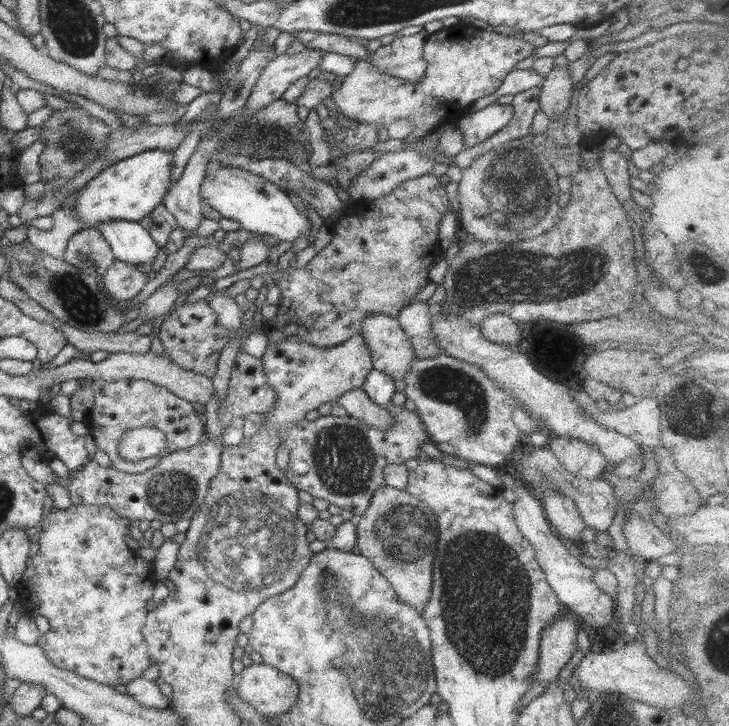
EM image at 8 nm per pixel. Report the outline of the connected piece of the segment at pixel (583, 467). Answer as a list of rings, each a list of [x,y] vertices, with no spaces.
[[[550,436],[547,447],[561,467],[575,477],[587,480],[600,478],[607,466],[597,446],[577,437]]]

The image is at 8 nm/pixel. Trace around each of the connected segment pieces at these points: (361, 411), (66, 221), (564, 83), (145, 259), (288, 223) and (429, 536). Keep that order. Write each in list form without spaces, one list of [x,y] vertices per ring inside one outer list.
[[[361,387],[344,392],[336,398],[335,403],[345,409],[348,417],[365,422],[369,428],[387,430],[389,426],[393,426],[393,417],[385,407],[371,402]]]
[[[67,207],[54,210],[50,218],[53,220],[53,227],[45,232],[27,226],[25,241],[42,254],[62,259],[69,238],[87,227],[79,223]]]
[[[560,54],[553,57],[553,68],[542,77],[540,82],[538,107],[548,119],[561,118],[569,98],[572,86],[568,73],[569,62]]]
[[[108,221],[95,226],[102,236],[116,261],[127,264],[152,263],[158,247],[152,237],[134,221]]]
[[[223,166],[207,169],[199,189],[203,204],[216,210],[222,218],[239,224],[243,231],[268,235],[280,242],[293,242],[299,235],[308,238],[309,222],[289,201],[289,197],[275,184],[259,175],[237,167]]]
[[[383,484],[373,492],[355,525],[360,554],[387,579],[401,602],[423,614],[423,607],[431,595],[432,564],[439,540],[435,514],[416,497]]]

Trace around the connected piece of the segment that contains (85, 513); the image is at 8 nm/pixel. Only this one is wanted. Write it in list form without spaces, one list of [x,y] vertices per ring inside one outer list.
[[[107,505],[51,508],[39,522],[38,550],[27,558],[22,578],[15,586],[25,612],[32,616],[39,614],[49,624],[49,630],[40,635],[36,645],[51,664],[110,688],[126,686],[151,665],[141,626],[147,616],[145,602],[153,594],[155,575],[150,563],[137,557],[123,539],[129,531],[129,522]]]

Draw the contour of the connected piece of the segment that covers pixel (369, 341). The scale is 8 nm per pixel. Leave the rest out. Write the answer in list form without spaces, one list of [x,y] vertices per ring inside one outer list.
[[[385,314],[360,318],[360,334],[370,351],[372,368],[401,380],[414,360],[414,351],[397,319]]]

